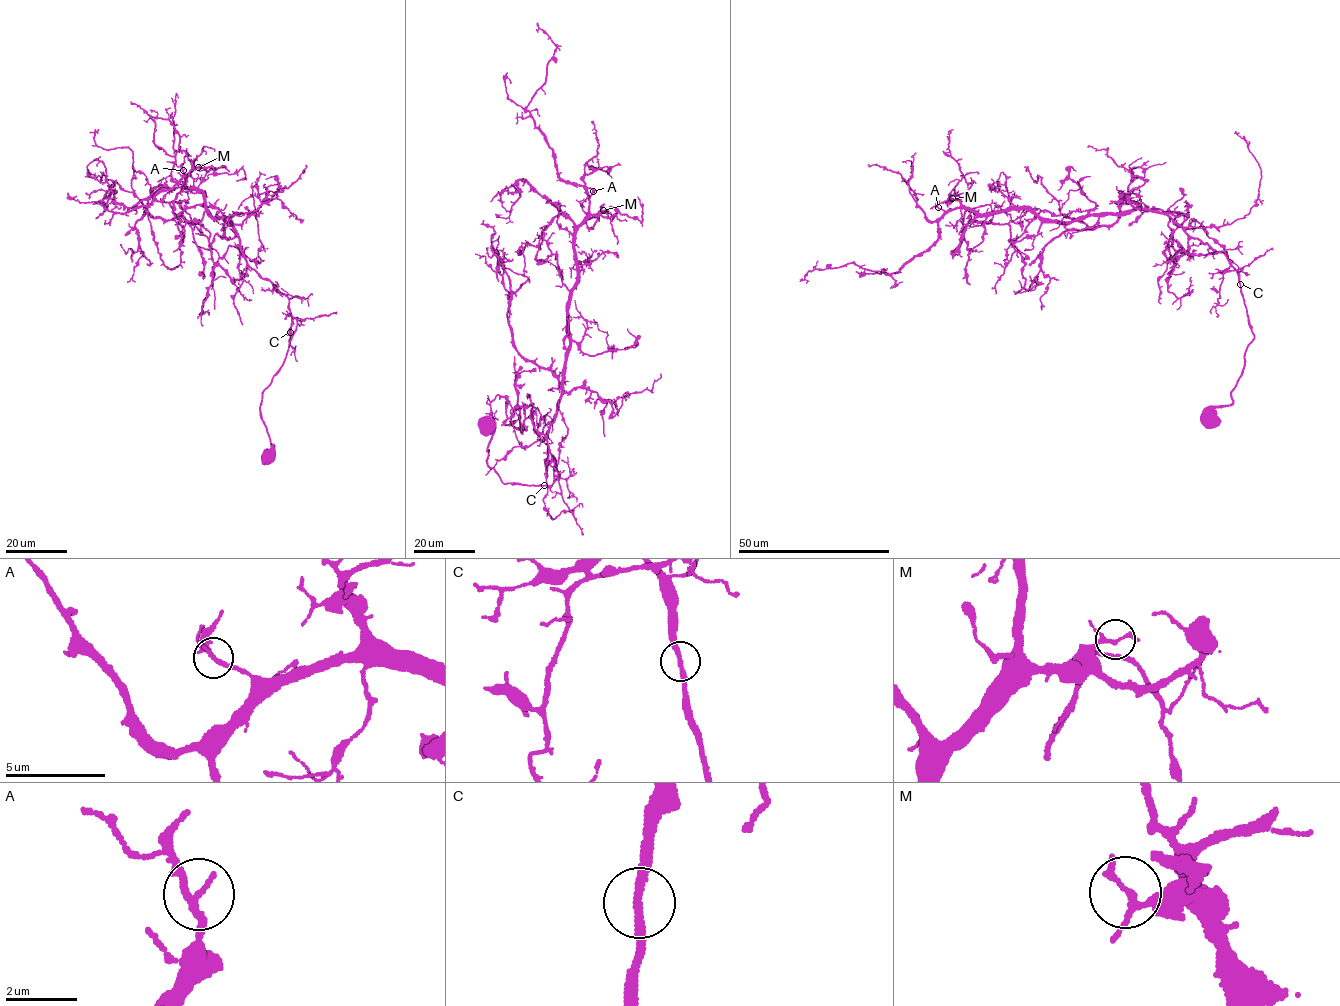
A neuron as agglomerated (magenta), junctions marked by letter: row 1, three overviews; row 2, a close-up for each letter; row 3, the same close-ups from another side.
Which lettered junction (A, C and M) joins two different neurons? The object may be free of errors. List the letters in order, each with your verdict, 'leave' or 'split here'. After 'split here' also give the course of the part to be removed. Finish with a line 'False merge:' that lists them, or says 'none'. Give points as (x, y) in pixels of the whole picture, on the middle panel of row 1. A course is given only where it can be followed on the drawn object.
A: leave
C: leave
M: leave
False merge: none

